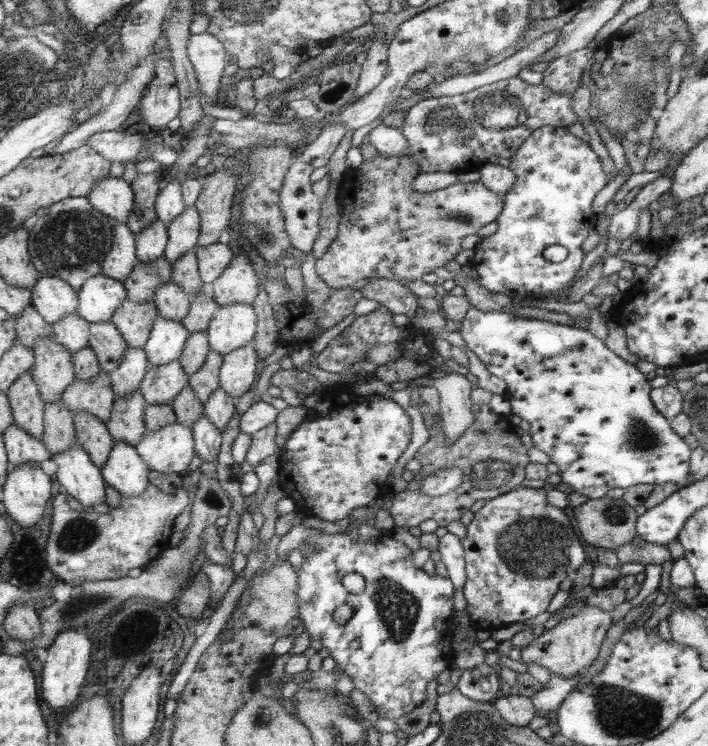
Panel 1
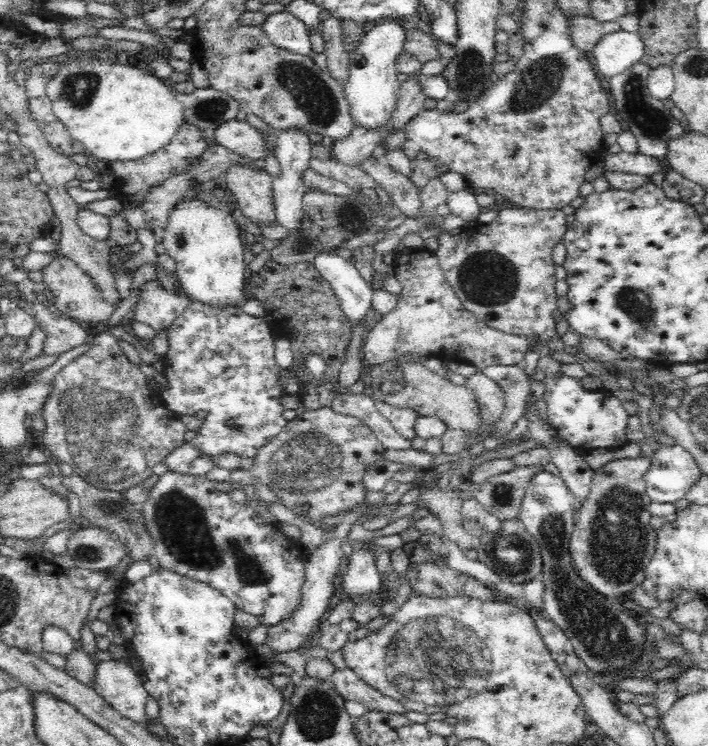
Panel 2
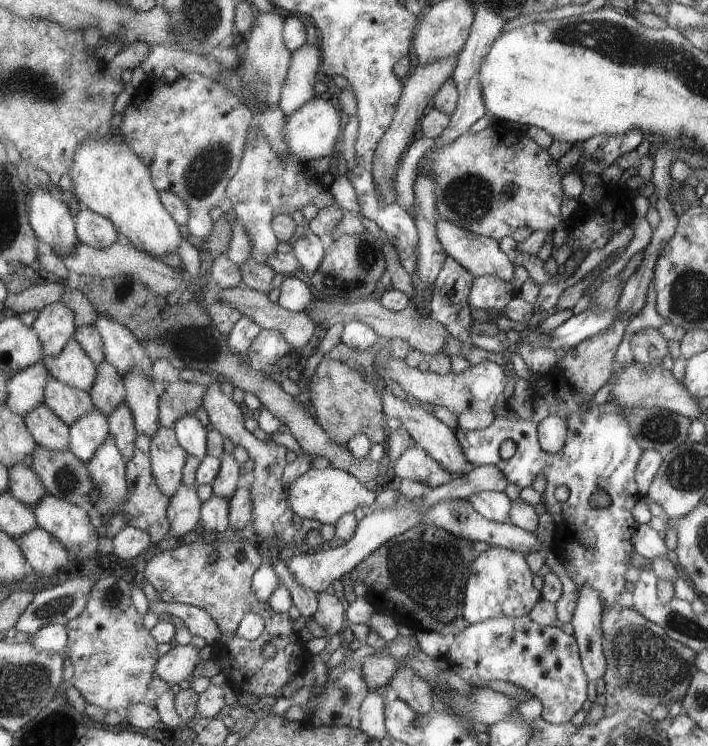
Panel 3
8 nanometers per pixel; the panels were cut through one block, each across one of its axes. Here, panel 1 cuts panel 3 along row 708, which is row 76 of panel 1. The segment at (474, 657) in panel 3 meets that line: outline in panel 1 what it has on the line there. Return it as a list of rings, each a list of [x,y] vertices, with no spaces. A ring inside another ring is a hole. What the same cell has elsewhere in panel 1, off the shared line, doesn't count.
[[[590,47],[577,50],[572,54],[562,56],[555,61],[549,61],[543,73],[543,85],[557,93],[574,93],[580,82],[580,74],[590,62],[594,50]]]

